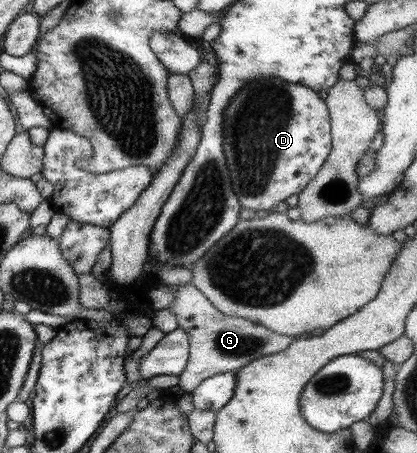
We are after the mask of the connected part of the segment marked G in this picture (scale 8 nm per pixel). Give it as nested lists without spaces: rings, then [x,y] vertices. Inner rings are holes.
[[[192,283],[175,285],[177,290],[175,302],[168,309],[177,314],[179,328],[185,328],[190,335],[188,362],[179,378],[179,387],[184,393],[192,393],[192,391],[204,380],[218,373],[234,372],[241,369],[245,364],[251,363],[251,360],[259,359],[267,355],[273,355],[285,351],[295,340],[295,336],[281,335],[242,317],[229,317],[221,313],[213,304],[199,291]]]

